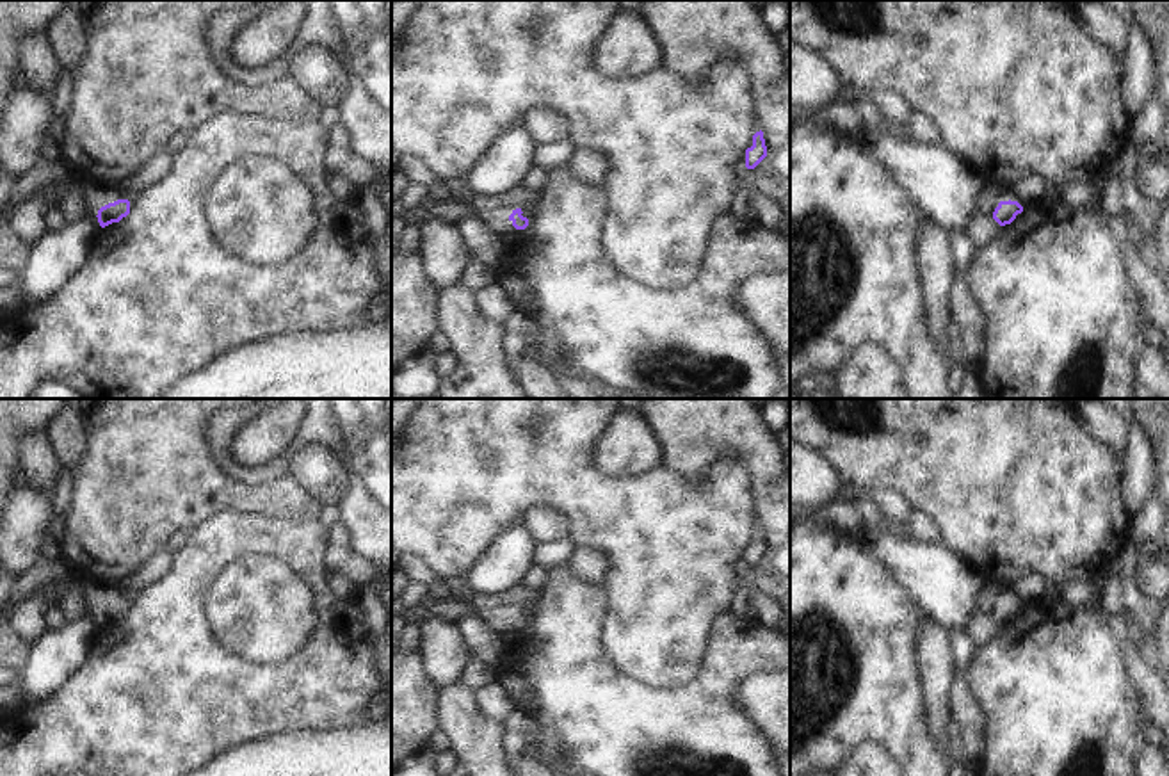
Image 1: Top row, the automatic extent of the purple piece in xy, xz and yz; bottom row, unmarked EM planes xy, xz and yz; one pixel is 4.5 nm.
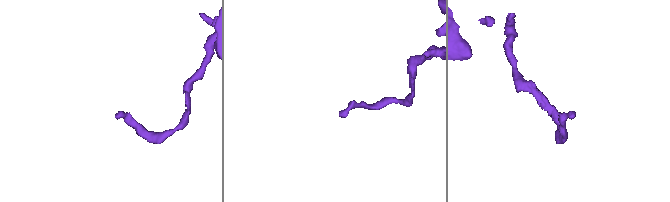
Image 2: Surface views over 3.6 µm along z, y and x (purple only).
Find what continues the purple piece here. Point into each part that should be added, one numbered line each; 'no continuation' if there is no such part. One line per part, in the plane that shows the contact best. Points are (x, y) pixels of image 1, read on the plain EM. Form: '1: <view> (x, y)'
no continuation

